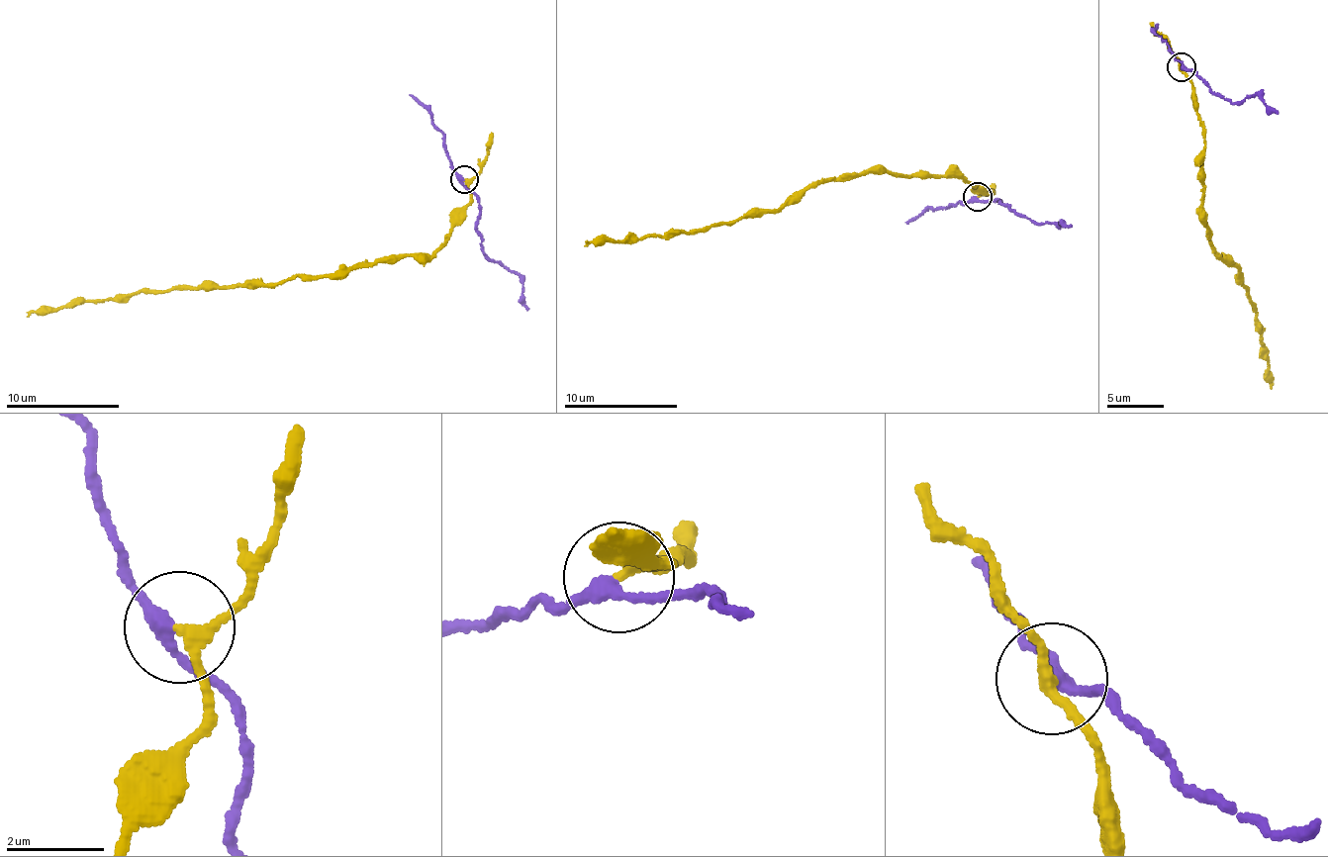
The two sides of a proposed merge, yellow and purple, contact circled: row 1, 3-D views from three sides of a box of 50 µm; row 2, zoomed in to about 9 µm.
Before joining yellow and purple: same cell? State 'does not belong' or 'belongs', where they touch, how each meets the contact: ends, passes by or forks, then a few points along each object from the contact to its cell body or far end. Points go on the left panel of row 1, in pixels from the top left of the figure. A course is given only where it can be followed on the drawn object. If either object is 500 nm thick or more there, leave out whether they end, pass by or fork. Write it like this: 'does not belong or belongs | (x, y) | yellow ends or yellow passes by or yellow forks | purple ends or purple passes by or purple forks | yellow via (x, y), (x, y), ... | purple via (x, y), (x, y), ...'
does not belong | (464, 179) | yellow passes by | purple passes by | yellow via (463, 180), (471, 198), (464, 218), (425, 257), (391, 254), (332, 275), (257, 286), (73, 300), (26, 317) | purple via (463, 180), (478, 205), (481, 245), (491, 260), (515, 271), (527, 310)

